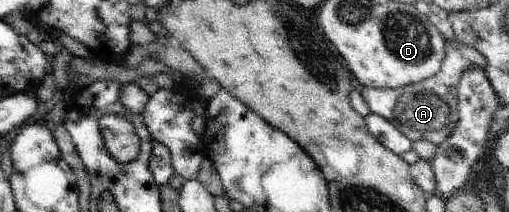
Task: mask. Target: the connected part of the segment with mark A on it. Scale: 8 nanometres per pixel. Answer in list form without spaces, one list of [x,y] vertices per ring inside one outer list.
[[[448,43],[446,58],[441,69],[428,80],[414,83],[399,89],[364,87],[362,96],[368,103],[371,113],[379,114],[392,123],[392,126],[407,136],[412,142],[426,139],[438,146],[453,130],[459,119],[457,109],[457,88],[462,76],[470,65],[478,65],[485,70],[487,60],[474,48],[462,43]]]

